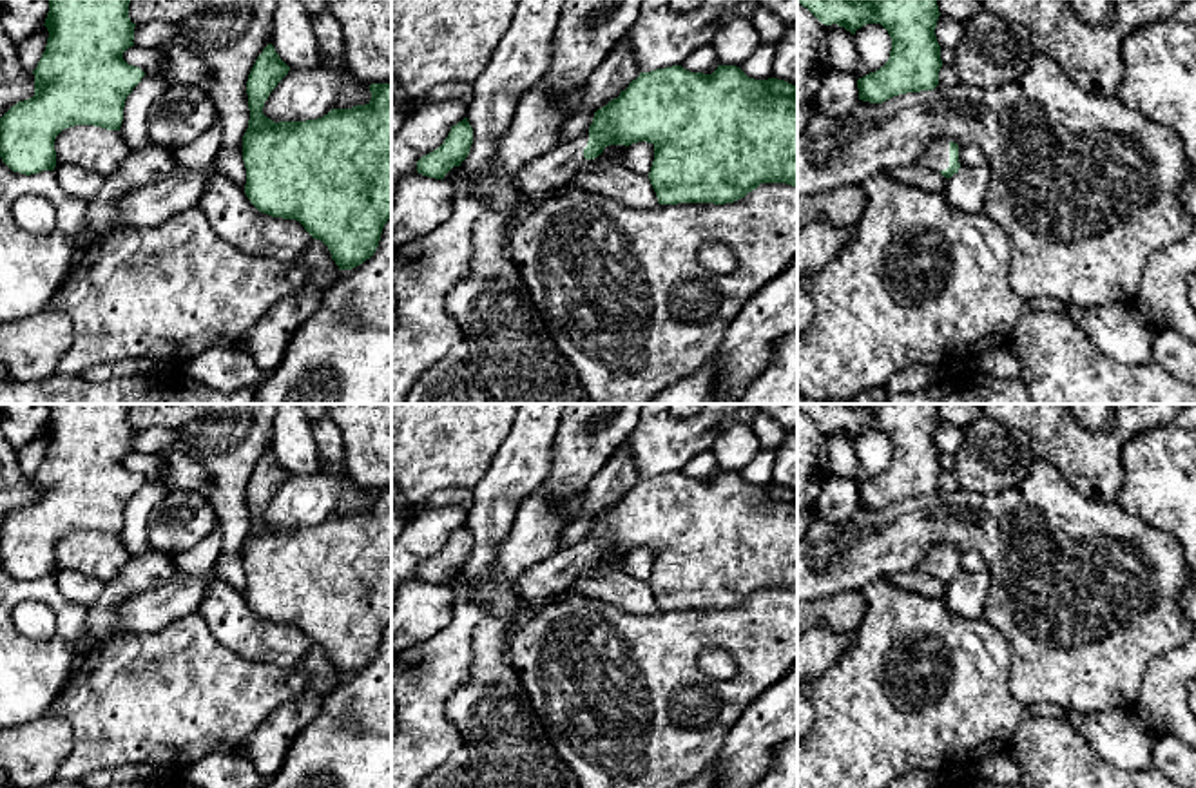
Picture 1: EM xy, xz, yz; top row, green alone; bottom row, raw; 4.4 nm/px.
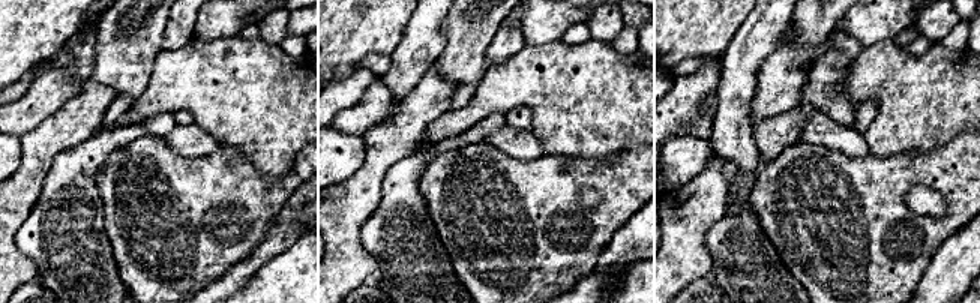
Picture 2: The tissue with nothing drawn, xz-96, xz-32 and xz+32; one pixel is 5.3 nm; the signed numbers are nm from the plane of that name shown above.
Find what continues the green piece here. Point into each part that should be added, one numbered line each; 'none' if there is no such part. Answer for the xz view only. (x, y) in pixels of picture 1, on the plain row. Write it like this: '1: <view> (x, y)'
1: xz (537, 584)

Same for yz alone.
1: yz (935, 562)

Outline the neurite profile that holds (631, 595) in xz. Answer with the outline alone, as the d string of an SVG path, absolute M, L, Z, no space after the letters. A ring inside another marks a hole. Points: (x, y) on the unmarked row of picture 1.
M596 563L585 565L573 585L582 596L603 600L625 612L651 614L660 610L649 581L636 580L623 571L600 576Z

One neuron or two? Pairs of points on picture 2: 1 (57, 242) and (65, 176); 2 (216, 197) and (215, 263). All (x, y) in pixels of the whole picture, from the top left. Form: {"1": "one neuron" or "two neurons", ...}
{"1": "one neuron", "2": "one neuron"}

